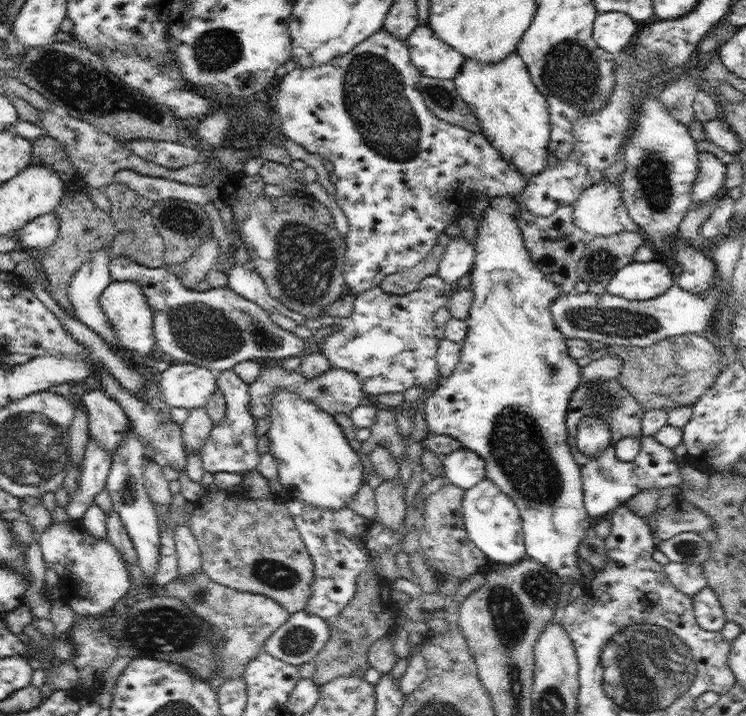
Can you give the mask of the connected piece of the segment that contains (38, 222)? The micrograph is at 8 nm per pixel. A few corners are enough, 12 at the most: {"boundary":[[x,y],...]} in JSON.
{"boundary":[[40,215],[18,231],[19,249],[50,248],[59,234],[58,215]]}

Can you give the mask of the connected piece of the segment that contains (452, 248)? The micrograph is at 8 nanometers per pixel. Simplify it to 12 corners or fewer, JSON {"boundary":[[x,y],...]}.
{"boundary":[[452,236],[437,275],[455,285],[473,267],[475,249]]}

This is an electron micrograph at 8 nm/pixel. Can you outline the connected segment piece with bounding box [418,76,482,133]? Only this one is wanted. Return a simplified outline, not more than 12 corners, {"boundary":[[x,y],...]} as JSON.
{"boundary":[[421,76],[418,87],[436,117],[482,133],[452,79]]}

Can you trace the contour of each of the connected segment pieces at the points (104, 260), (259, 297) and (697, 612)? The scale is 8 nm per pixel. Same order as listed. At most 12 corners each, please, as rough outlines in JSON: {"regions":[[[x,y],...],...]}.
{"regions":[[[109,248],[92,254],[68,284],[75,317],[120,349],[99,304],[110,286]],[[234,264],[227,286],[269,314],[306,324],[308,317],[289,310],[268,293],[250,264]],[[708,586],[694,595],[693,611],[704,630],[721,631],[728,621]]]}

